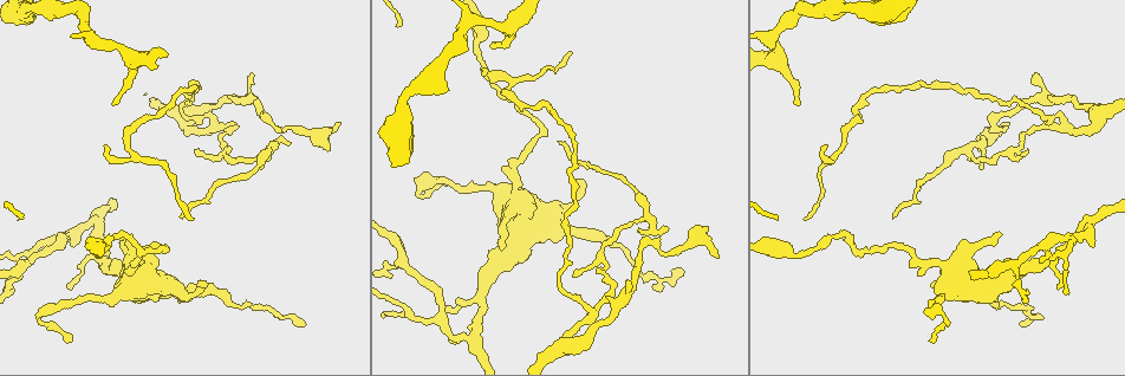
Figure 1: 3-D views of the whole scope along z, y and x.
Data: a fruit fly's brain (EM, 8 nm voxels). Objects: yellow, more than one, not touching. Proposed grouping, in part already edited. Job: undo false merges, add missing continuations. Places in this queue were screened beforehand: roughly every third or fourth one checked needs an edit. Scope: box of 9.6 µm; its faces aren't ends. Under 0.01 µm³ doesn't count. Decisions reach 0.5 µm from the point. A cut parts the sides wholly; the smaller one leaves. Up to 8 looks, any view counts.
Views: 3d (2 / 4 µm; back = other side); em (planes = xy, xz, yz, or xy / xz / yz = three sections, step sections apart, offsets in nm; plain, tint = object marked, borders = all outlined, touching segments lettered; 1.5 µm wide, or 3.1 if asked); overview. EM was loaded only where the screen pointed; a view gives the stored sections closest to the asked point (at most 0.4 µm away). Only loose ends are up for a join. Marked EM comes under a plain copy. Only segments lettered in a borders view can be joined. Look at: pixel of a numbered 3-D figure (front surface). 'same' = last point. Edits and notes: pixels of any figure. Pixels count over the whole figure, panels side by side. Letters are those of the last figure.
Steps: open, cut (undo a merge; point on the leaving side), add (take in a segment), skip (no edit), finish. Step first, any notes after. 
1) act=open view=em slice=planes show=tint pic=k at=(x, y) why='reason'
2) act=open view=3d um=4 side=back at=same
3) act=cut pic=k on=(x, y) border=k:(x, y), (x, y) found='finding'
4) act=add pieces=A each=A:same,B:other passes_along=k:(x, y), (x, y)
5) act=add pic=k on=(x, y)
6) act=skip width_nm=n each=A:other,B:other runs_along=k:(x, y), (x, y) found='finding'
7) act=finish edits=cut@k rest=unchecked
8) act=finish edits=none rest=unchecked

act=open view=3d um=4 pic=1 at=(769, 38) why='abrupt turn'

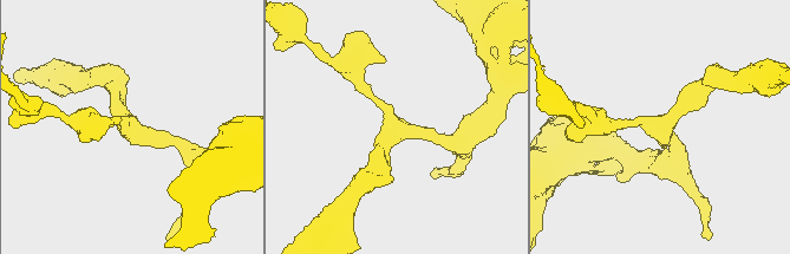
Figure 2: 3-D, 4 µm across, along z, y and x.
act=open view=em slice=xy step=8 show=borders pic=2 at=(397, 131) why='need the tissue'

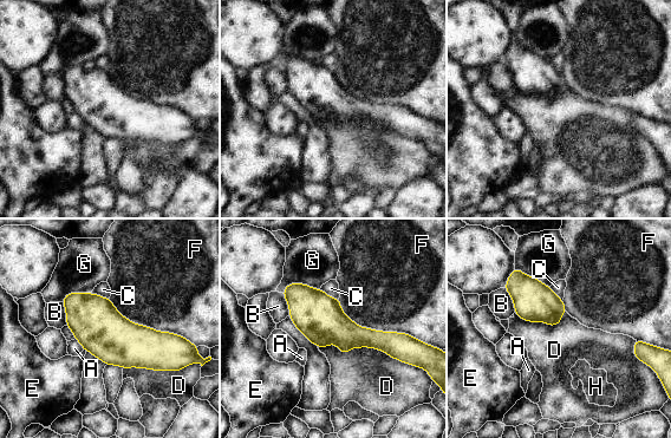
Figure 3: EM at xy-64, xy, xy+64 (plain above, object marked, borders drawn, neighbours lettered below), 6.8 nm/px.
act=skip width_nm=320 longest_contact=D:600nm each=A:other,B:other,C:other,D:other,E:other,F:other,G:other,H:other found='all the same neuron'

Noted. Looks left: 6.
act=open view=em slice=planes show=borders pic=1 at=(477, 38) why='calibre changes'

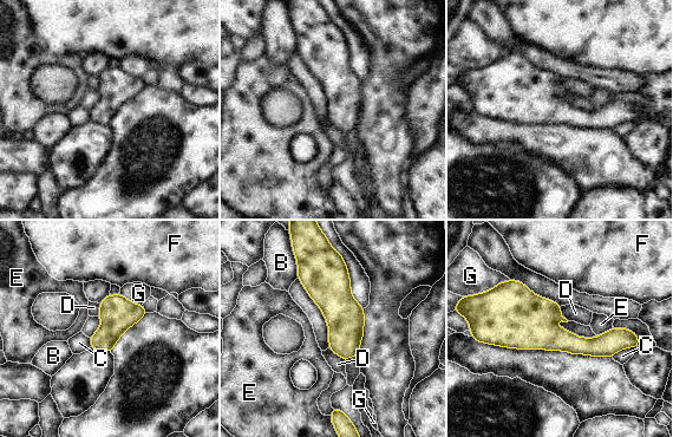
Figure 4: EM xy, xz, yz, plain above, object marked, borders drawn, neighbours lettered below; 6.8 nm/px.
act=skip longest_contact=C:190nm each=B:other,C:other,D:other,E:other,F:other,G:other border=4:(330, 347), (345, 360) found='continuous, no second neuron'

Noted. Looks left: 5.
act=open view=3d um=4 pic=1 at=(622, 299) why='arms part here'

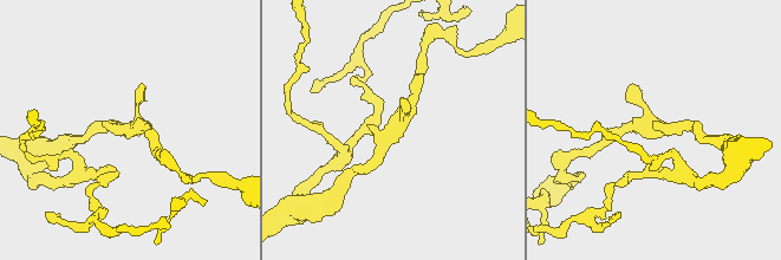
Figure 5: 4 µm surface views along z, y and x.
act=open view=em slice=planes show=borders pic=5 at=(131, 128)

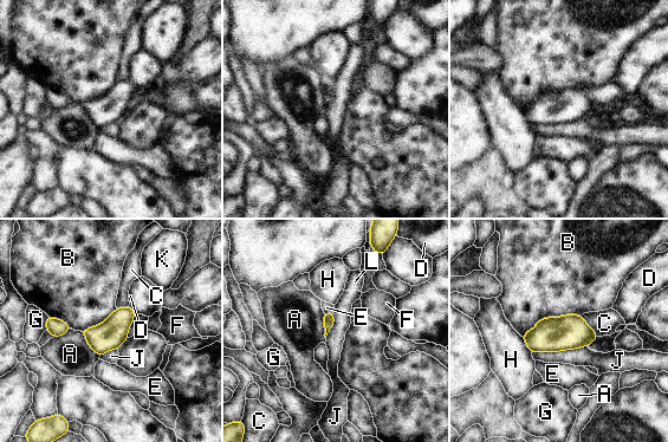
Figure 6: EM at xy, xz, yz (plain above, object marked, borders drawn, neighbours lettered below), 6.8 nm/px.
act=skip width_nm=20 each=A:other,B:other,C:other,D:other,E:other,F:other,G:other,H:other,J:other,K:other,L:other border=6:(581, 316), (544, 317), (523, 337) found='one neuron here'

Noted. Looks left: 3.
act=finish edits=none rest=unchecked

